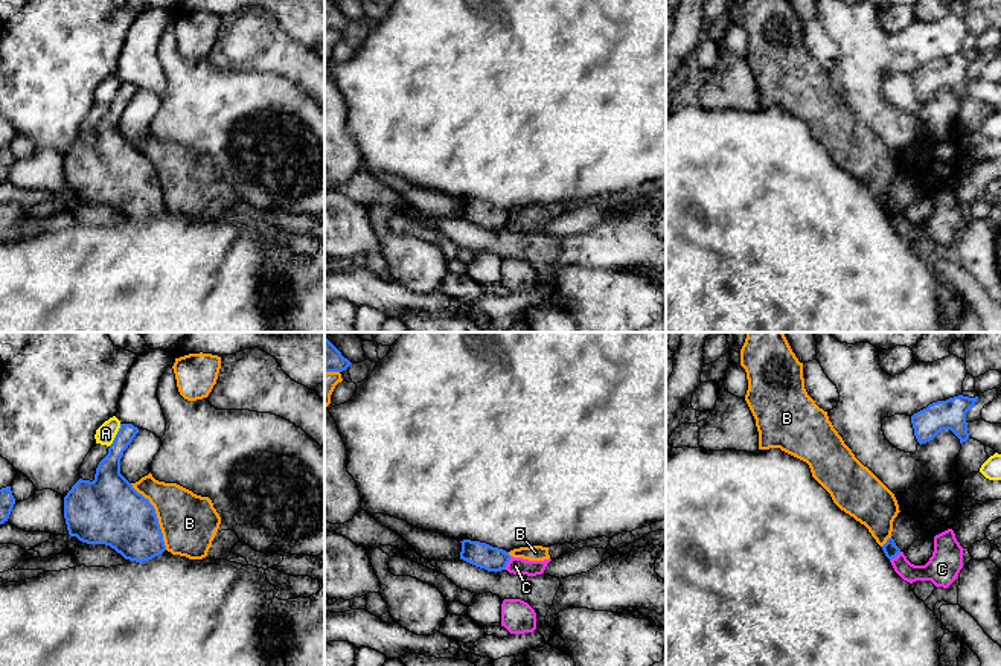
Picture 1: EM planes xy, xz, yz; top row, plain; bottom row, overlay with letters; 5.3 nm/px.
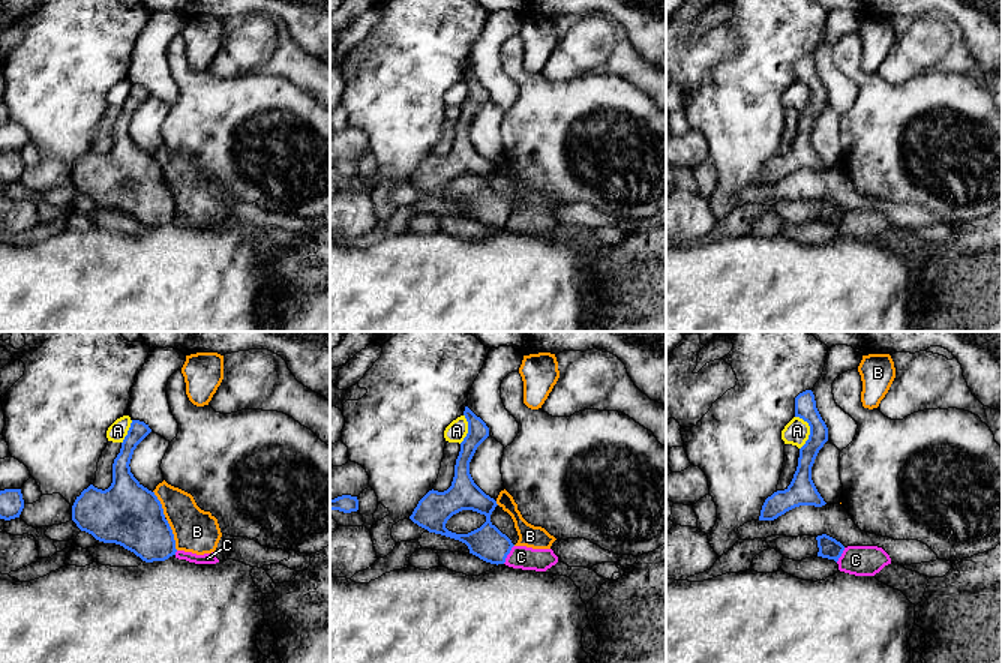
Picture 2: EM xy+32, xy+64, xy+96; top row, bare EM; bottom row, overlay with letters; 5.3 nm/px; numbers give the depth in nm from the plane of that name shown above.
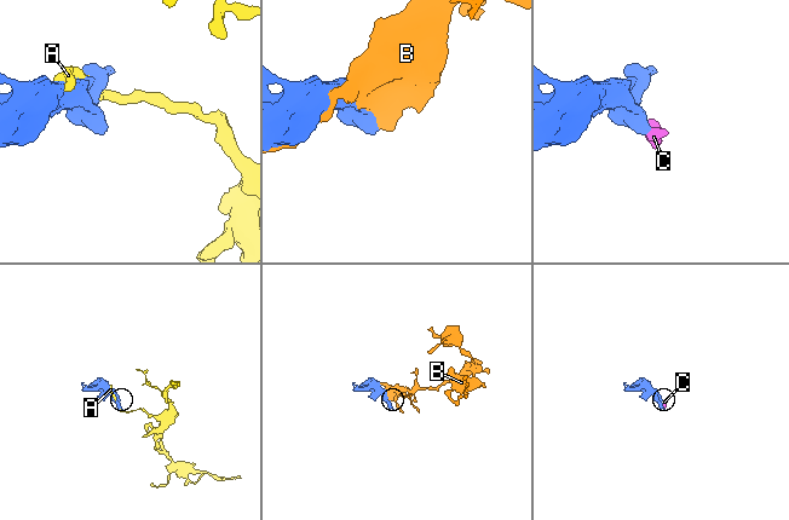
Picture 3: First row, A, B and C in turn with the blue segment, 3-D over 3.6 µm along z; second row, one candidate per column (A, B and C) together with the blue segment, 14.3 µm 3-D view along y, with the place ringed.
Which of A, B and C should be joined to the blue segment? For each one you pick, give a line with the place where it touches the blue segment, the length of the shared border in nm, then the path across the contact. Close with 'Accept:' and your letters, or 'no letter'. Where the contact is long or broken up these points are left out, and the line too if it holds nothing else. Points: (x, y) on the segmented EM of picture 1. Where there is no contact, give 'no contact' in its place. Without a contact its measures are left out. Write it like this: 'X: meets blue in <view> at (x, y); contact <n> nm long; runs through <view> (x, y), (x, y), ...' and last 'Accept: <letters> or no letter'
Accept: no letter

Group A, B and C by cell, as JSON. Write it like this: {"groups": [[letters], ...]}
{"groups": [["A"], ["B", "C"]]}

